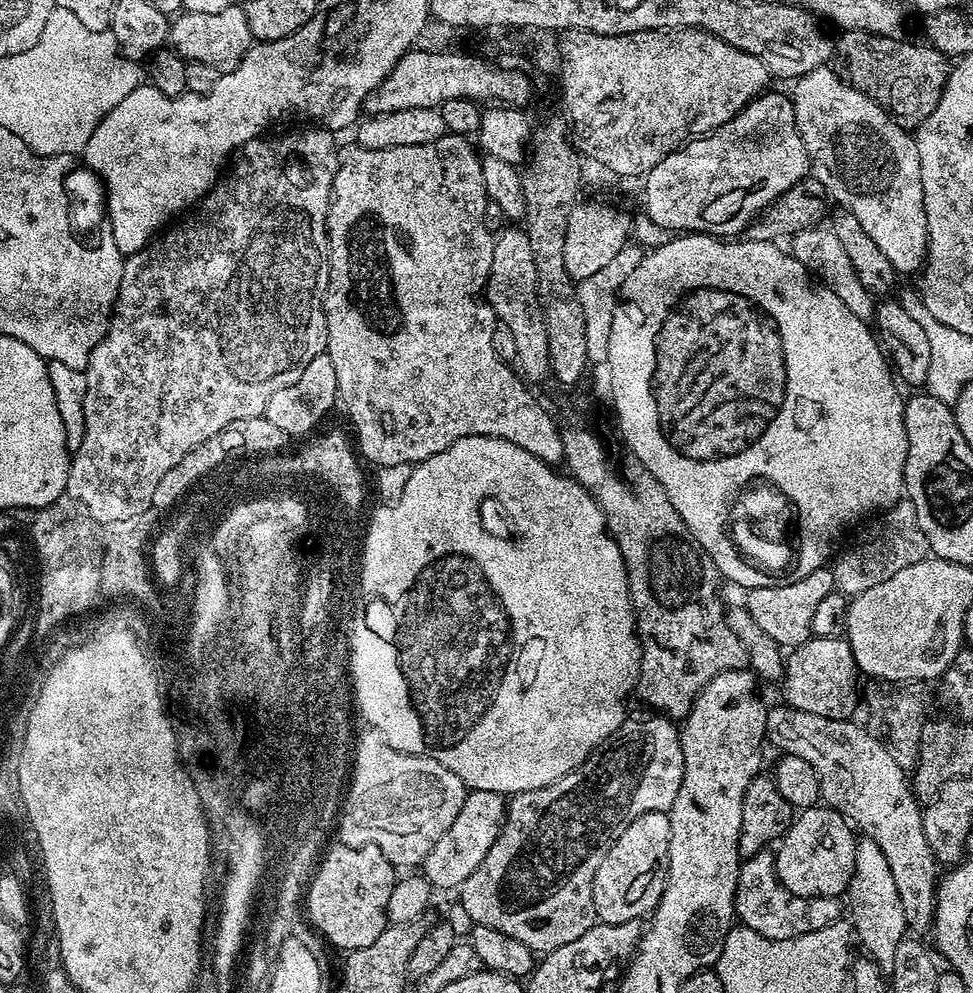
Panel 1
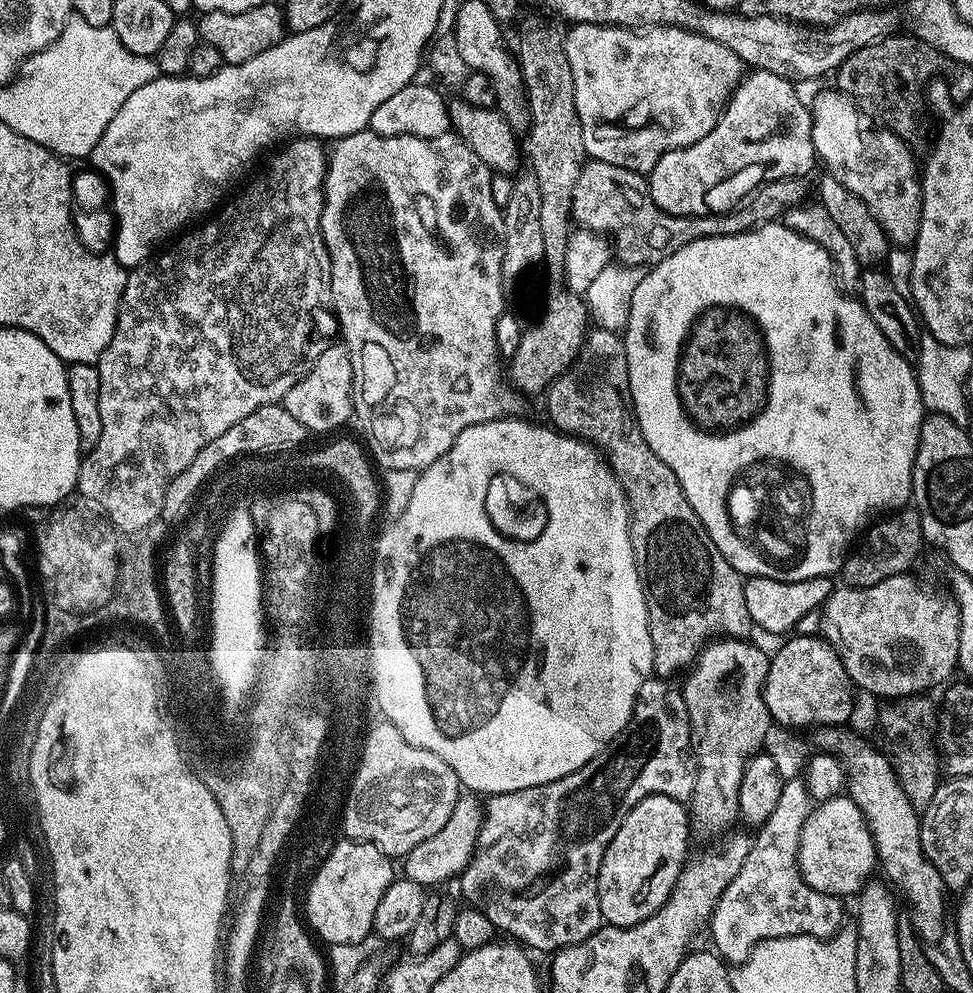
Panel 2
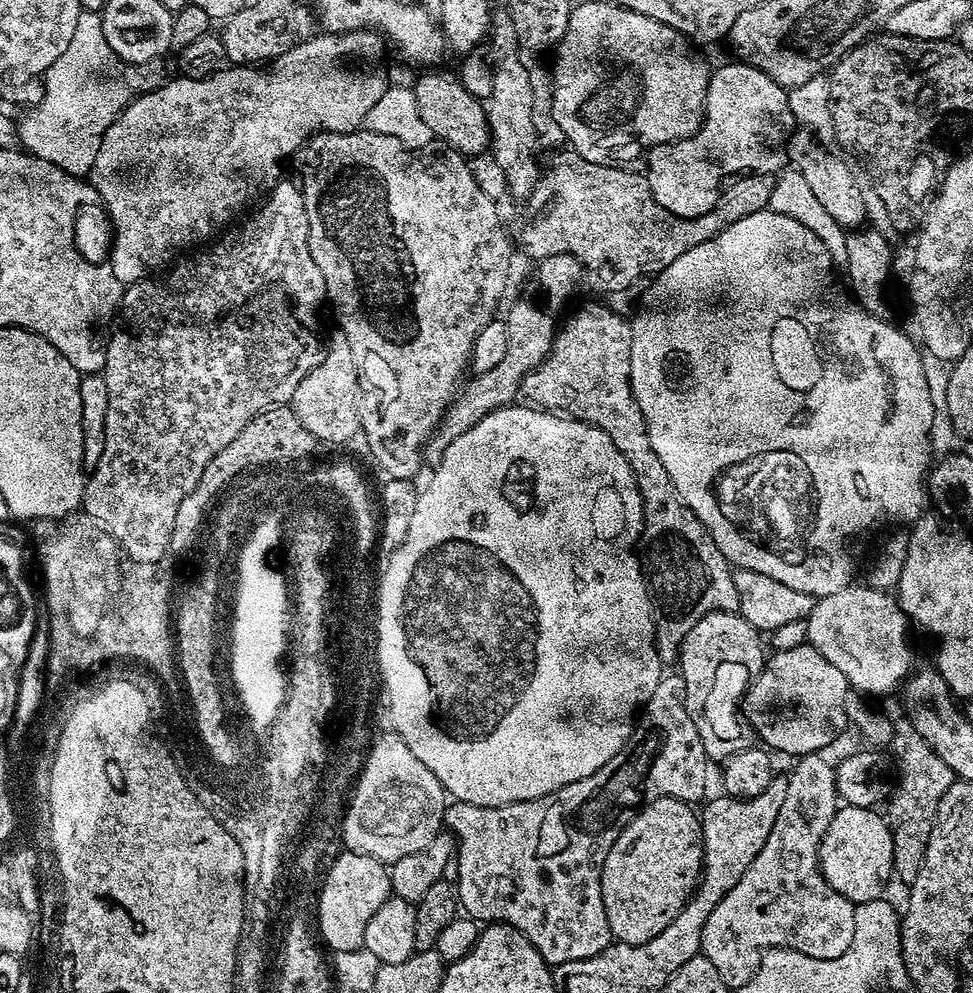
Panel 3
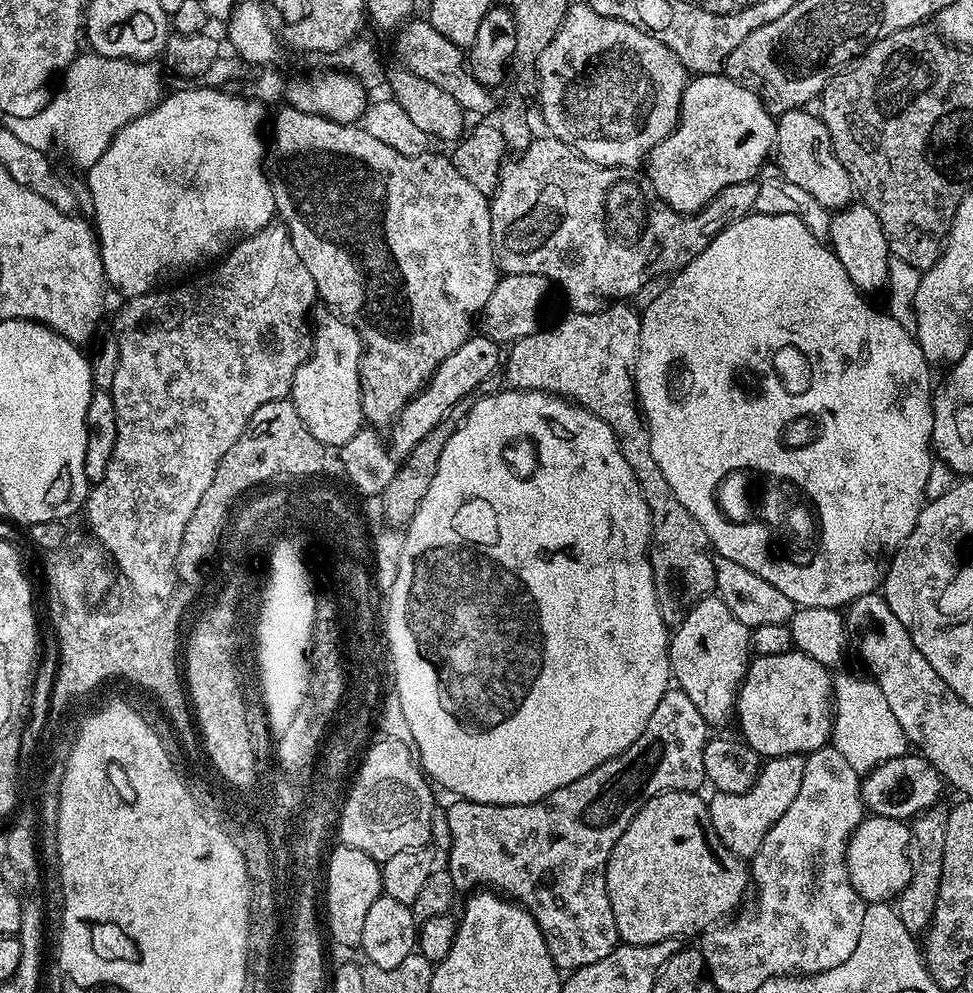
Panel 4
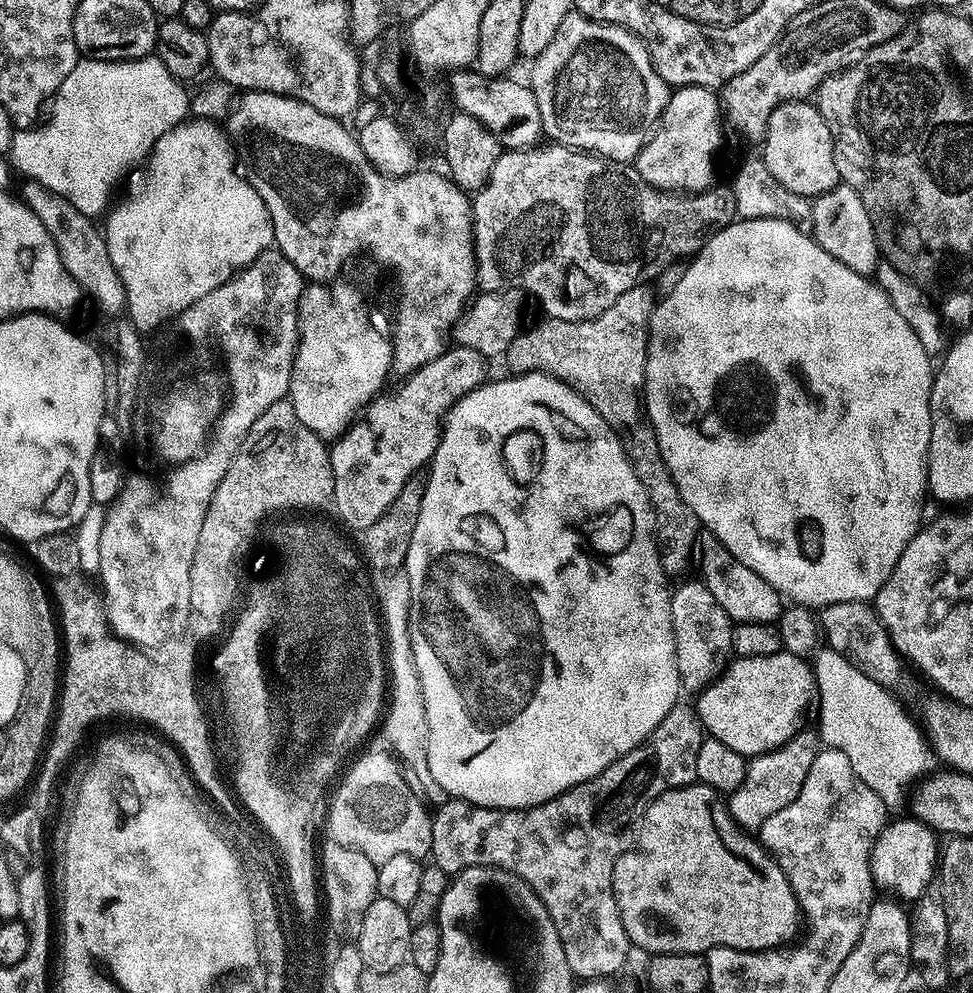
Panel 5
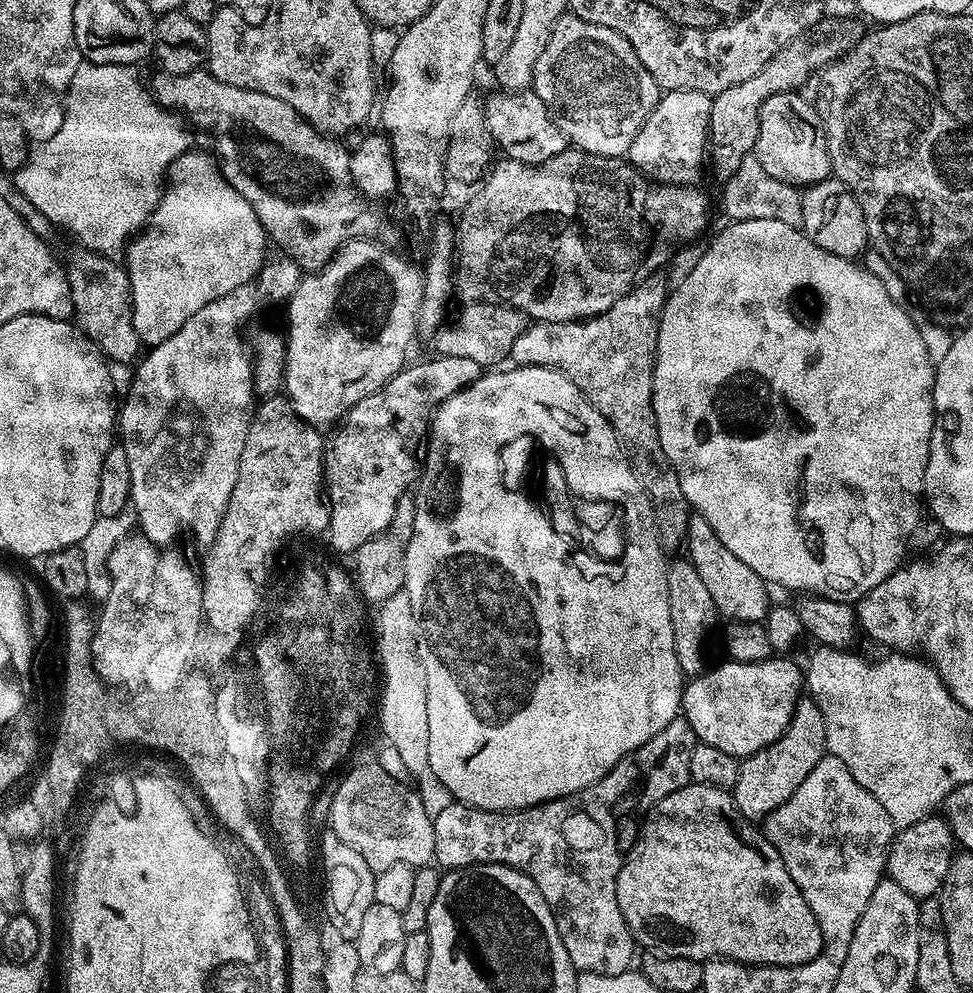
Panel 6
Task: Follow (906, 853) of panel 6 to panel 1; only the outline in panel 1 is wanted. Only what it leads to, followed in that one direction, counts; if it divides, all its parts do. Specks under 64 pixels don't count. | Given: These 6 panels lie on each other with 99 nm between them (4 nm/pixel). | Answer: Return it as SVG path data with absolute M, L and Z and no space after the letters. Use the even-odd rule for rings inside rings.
M805 808L778 841L774 874L790 894L843 897L854 874L857 839L853 825L835 808Z

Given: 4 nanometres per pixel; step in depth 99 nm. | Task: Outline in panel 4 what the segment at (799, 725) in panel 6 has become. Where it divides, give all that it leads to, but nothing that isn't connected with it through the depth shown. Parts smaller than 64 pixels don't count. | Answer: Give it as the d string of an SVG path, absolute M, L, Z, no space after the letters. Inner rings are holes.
M800 754L774 756L763 761L758 778L750 790L742 794L713 791L708 800L708 823L715 839L720 839L727 851L735 852L741 858L756 856L758 846L762 846L762 838L770 834L770 826L774 826L774 822L786 814L786 806L798 798L798 790L802 790L802 774L806 774L804 762L805 757Z

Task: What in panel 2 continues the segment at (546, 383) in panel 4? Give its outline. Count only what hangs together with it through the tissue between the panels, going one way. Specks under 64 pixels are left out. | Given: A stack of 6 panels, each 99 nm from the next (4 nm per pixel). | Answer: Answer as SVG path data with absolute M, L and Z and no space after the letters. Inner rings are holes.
M593 327L585 336L576 361L548 387L548 416L552 419L550 424L555 431L591 444L603 456L605 464L616 475L624 491L628 503L628 533L648 607L650 642L654 646L652 666L657 677L672 678L675 672L683 673L691 669L700 653L713 640L751 637L754 625L750 610L746 610L745 577L734 570L734 566L722 558L722 550L710 542L698 514L694 514L686 494L682 494L682 486L678 486L678 478L674 478L670 466L666 466L666 462L662 462L646 446L626 399L624 387L627 382L628 367L621 337L615 331Z

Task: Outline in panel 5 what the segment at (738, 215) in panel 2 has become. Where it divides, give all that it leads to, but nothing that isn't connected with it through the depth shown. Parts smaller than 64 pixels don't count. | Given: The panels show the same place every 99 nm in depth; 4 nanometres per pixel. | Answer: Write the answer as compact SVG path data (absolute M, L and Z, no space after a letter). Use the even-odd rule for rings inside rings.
M544 142L530 148L504 150L501 151L498 162L494 162L494 170L486 186L475 193L472 200L472 235L476 242L476 282L480 292L502 292L505 288L521 289L544 307L545 317L553 320L566 322L592 320L610 306L614 306L614 302L618 302L618 298L622 298L622 294L626 294L626 290L630 290L634 285L655 281L657 276L671 264L684 262L695 256L711 236L718 234L726 226L735 224L737 219L734 194L728 186L724 188L713 186L695 194L677 194L666 192L663 188L655 188L639 179L631 163L605 160L602 156L578 152L574 148L567 148L564 144Z

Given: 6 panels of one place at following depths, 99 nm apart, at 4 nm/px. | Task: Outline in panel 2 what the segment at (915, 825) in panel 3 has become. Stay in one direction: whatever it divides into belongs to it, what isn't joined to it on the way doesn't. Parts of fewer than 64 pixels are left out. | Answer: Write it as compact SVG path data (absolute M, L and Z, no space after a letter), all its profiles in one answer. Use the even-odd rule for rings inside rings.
M924 694L901 696L887 701L880 712L880 732L885 736L883 751L907 798L917 810L927 808L942 783L940 753L936 747L938 708Z

